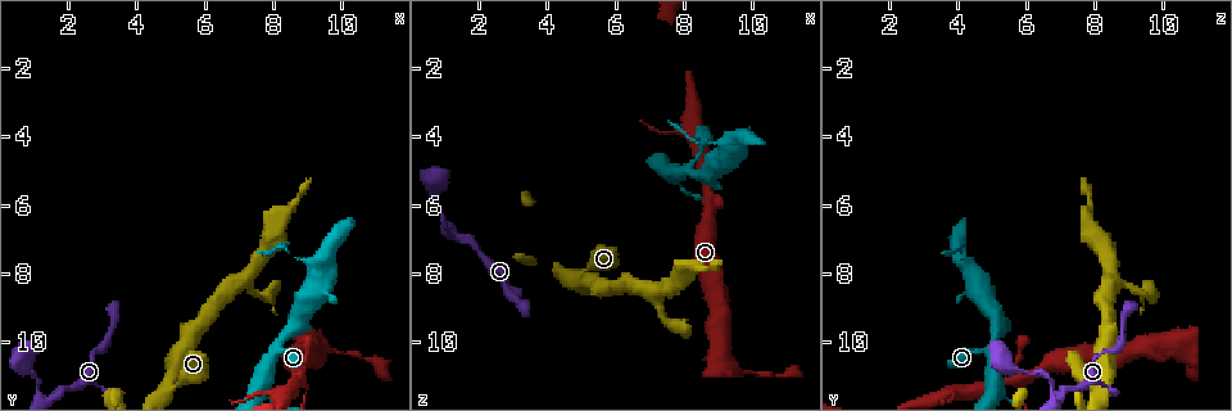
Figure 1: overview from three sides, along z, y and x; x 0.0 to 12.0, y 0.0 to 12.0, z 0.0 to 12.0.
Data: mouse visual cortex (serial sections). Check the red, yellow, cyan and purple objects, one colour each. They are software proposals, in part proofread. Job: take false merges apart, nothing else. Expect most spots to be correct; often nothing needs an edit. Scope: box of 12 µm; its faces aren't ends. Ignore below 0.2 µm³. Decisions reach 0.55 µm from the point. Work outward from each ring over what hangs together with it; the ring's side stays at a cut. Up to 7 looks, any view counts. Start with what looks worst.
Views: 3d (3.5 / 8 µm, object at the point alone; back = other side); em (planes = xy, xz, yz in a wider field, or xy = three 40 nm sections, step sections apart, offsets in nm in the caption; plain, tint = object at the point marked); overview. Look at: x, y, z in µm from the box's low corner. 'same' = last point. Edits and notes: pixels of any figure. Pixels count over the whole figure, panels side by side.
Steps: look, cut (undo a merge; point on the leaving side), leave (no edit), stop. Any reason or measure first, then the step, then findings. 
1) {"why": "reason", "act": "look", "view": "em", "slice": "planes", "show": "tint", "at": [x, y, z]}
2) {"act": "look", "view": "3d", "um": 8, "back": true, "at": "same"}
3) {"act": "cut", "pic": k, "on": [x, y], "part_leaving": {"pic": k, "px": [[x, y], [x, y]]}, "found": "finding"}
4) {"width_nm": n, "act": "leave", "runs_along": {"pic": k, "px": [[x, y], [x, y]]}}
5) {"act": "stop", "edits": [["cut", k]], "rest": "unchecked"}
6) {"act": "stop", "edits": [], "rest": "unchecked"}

{"why": "three arms meet", "act": "look", "view": "3d", "um": 3.5, "back": true, "at": [5.1, 11.3, 8.0]}

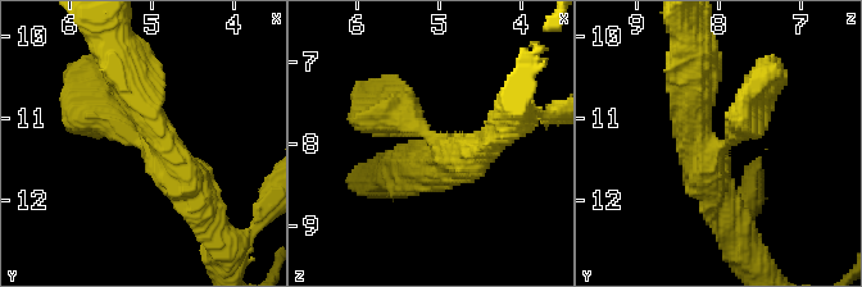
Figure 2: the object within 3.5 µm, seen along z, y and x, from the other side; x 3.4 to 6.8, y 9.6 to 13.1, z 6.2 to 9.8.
{"arms": 3, "arm_widths_nm": [400, 450, 500], "act": "look", "view": "em", "slice": "xy", "step": 1, "show": "tint", "at": [5.05, 11.30, 8.00]}

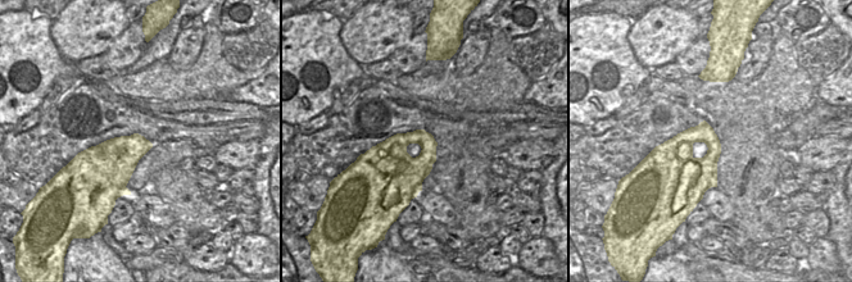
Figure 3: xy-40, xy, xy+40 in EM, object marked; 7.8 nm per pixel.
{"act": "leave", "found": "one cell here"}

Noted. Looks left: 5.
{"why": "abrupt turn", "act": "look", "view": "3d", "um": 3.5, "at": [1.0, 10.9, 6.5]}

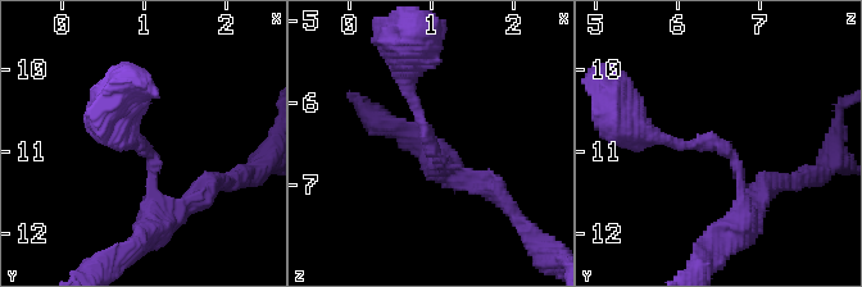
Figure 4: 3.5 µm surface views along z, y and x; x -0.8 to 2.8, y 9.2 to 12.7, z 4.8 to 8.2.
{"arm_widths_nm": [150, 200], "act": "look", "view": "em", "slice": "planes", "show": "tint", "at": [0.95, 10.90, 6.55]}

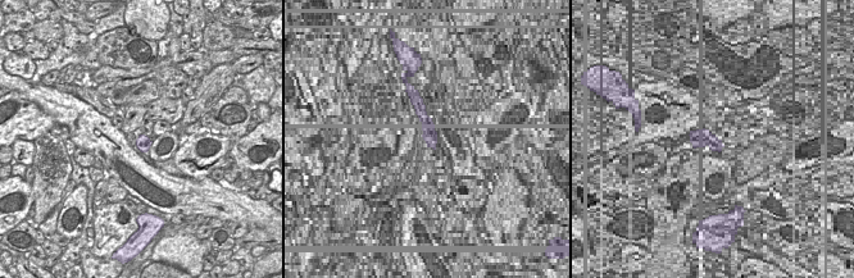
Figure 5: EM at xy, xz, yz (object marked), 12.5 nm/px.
{"width_nm": 180, "act": "leave", "runs_along": {"pic": 4, "px": [[748, 219], [738, 164], [721, 145], [649, 133]]}, "found": "one cell here"}

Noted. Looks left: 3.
{"why": "side arm on a straight run", "act": "look", "view": "3d", "um": 8, "back": true, "at": [8.8, 11.0, 6.0]}

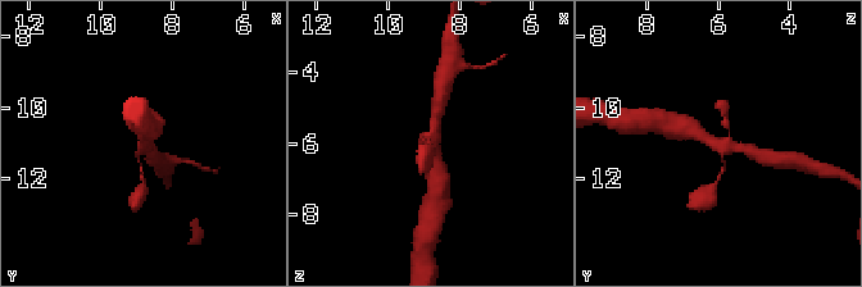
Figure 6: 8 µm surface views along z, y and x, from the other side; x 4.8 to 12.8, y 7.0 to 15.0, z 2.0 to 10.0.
{"act": "look", "view": "em", "slice": "xy", "step": 1, "show": "tint", "at": [8.7, 11.0, 6.0]}

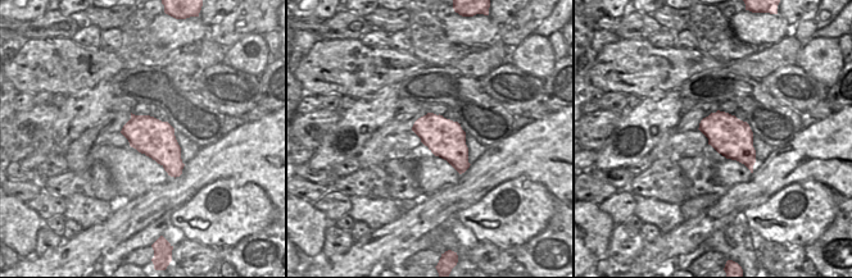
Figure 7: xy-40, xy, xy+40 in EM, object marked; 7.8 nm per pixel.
{"act": "leave", "runs_along": {"pic": 6, "px": [[686, 128], [715, 144], [752, 153]]}, "found": "one cell here"}

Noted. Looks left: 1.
{"act": "stop", "edits": [], "rest": "unchecked"}

